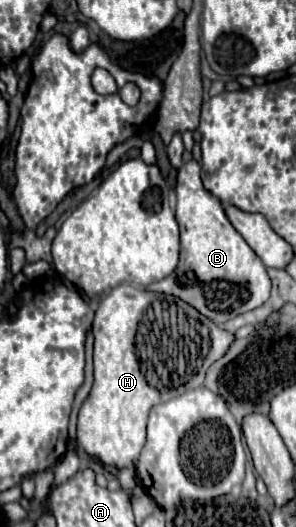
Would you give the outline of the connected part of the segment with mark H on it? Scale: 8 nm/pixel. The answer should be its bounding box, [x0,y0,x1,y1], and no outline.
[77,285,231,469]

